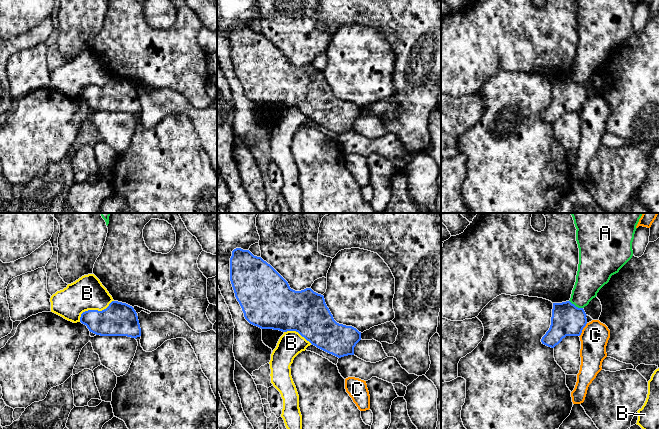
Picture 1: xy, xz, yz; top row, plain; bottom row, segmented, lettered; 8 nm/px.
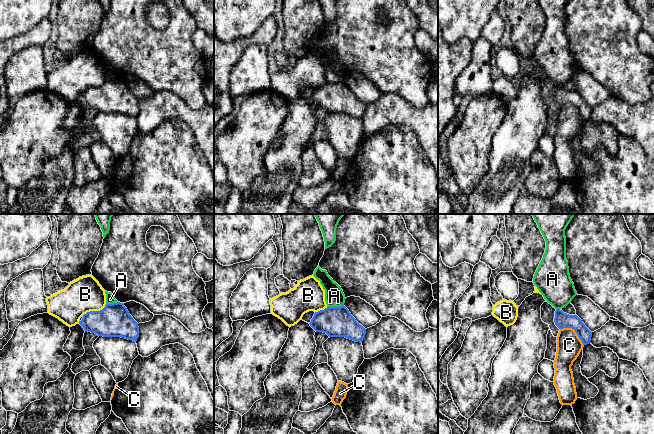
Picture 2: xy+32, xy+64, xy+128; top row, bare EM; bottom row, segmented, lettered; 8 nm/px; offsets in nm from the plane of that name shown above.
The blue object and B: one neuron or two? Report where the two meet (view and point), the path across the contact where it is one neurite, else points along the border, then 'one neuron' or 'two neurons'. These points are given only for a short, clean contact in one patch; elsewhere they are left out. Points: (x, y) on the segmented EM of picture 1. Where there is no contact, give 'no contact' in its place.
meets blue in xy at (93, 310); two neurons

